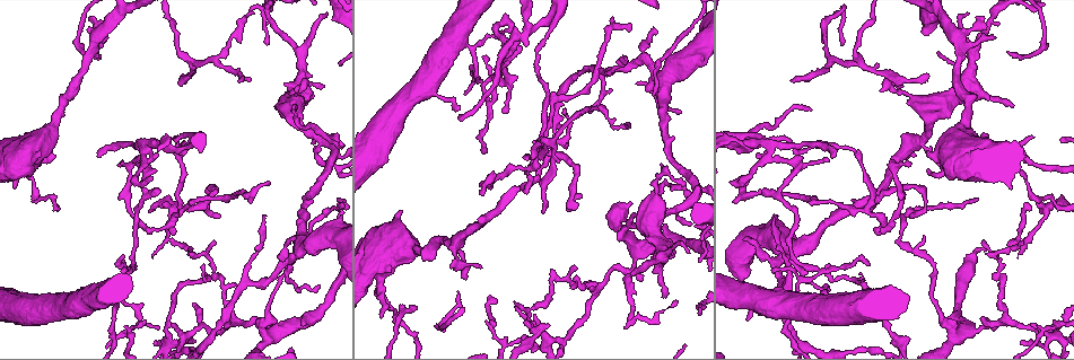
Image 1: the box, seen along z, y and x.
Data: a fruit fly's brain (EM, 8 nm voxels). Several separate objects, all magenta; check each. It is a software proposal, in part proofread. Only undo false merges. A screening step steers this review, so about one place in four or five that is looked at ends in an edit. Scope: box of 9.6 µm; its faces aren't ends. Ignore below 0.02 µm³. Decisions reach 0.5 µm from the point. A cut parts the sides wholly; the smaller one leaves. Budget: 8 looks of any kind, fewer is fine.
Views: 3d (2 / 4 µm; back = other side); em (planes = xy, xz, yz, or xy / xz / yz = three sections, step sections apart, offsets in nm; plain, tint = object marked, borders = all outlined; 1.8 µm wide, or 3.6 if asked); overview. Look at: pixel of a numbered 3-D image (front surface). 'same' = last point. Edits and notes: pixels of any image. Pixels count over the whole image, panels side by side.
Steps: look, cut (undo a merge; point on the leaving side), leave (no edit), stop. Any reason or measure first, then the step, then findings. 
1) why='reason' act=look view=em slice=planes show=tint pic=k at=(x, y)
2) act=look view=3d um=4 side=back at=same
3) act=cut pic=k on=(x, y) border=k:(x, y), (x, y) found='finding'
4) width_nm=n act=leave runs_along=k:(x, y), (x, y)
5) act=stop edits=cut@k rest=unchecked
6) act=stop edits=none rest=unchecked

why='abrupt turn' act=look view=em slice=planes show=tint pic=1 at=(994, 252)

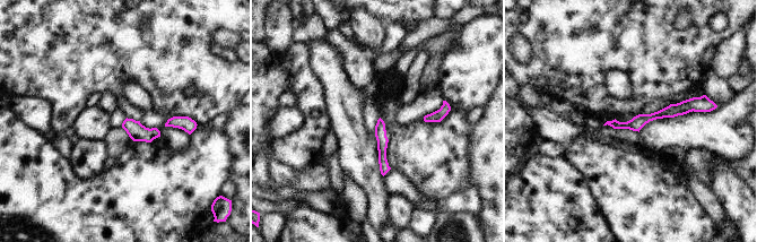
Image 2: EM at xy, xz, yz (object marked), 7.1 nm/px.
act=leave runs_along=2:(697, 105), (635, 124), (612, 123) found='continuous, no second cell'

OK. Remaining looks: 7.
why='four arms meet' act=look view=em slice=planes show=tint pic=1 at=(139, 158)

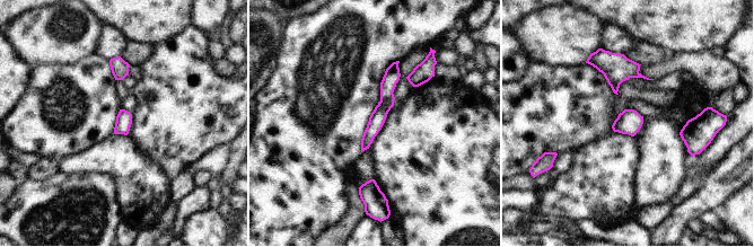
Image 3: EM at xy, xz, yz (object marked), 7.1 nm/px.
width_nm=110 act=cut pic=3 on=(392, 75) border=3:(392, 93), (380, 100) found='a second cell is stuck on'

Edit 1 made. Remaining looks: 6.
why='sharp bend' act=look view=3d um=4 pic=1 at=(786, 285)

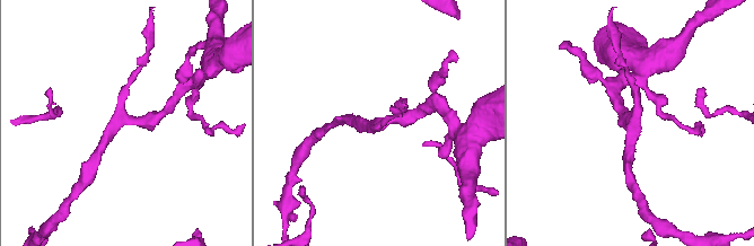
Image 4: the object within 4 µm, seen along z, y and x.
why='now the EM' act=look view=em slice=planes show=tint pic=4 at=(632, 118)

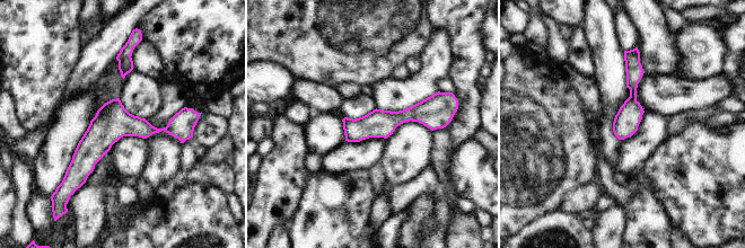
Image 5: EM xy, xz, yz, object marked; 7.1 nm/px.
act=leave runs_along=5:(187, 117), (165, 130), (112, 129), (71, 169) found='all the same cell'

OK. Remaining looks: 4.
act=stop edits=cut@3 rest=unchecked

